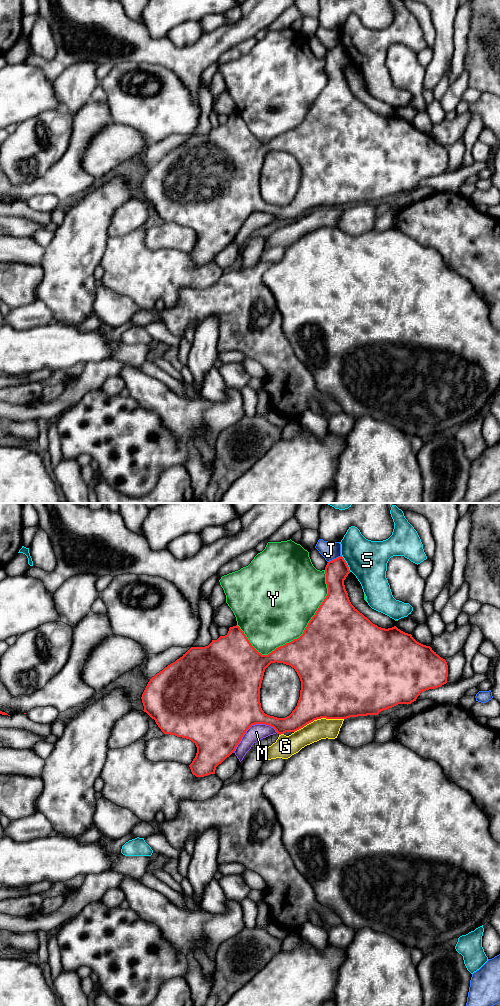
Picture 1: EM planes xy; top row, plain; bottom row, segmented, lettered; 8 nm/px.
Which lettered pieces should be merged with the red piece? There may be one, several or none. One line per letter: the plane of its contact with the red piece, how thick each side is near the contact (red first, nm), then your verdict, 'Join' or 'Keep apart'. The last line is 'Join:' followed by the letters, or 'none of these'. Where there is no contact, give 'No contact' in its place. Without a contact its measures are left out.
G: Touches red in xy. Thickness 460 nm (red) against 170 nm. Keep apart
J: Touches red in xy. Thickness 180 nm (red) against 140 nm. Keep apart
M: Touches red in xy. Thickness 500 nm (red) against 130 nm. Keep apart
S: Touches red in xy. Thickness 180 nm (red) against 320 nm. Keep apart
Y: Touches red in xy. Thickness 500 nm (red) against 500 nm. Keep apart
Join: none of these

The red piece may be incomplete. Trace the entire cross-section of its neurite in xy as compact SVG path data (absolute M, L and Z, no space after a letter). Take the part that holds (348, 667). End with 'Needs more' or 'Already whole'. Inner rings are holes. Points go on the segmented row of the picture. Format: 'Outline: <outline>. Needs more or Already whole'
Outline: M342 556L327 563L325 574L328 594L303 634L268 655L259 653L236 625L230 627L225 636L212 640L208 646L191 647L182 657L150 679L141 697L143 711L155 720L164 734L189 739L196 745L196 756L189 765L193 775L204 777L215 774L216 767L234 753L243 735L252 725L269 725L281 735L295 732L321 718L347 719L378 715L398 704L411 704L421 692L447 683L447 662L430 646L417 642L411 634L396 626L388 629L378 627L351 604L344 585L349 573L349 567ZM275 662L294 668L301 681L297 706L285 718L265 714L260 703L260 688L265 669Z. Already whole

